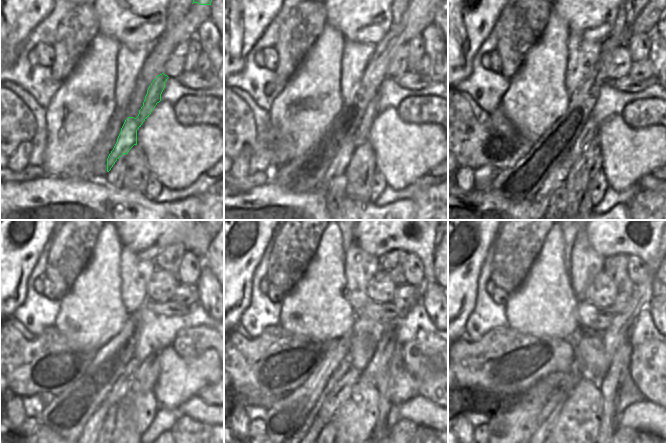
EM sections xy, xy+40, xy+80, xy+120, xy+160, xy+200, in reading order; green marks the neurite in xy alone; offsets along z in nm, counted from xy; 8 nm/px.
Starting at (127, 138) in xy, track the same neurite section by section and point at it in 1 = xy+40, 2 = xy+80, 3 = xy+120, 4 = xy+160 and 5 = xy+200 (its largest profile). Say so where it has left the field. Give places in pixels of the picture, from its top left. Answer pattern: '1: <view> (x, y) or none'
1: xy+40 (338, 166)
2: xy+80 (589, 131)
3: xy+120 (96, 420)
4: xy+160 (332, 402)
5: xy+200 (550, 411)

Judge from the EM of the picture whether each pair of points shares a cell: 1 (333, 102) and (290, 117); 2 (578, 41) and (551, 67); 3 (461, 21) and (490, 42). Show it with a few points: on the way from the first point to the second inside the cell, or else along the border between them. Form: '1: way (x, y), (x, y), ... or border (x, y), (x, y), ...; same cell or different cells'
1: way (322, 102), (311, 102), (301, 112); same cell
2: border (569, 29), (567, 69), (564, 75); different cells
3: border (498, 18), (473, 58); different cells

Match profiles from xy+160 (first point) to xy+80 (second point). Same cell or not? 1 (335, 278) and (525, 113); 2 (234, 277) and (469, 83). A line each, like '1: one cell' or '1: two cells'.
1: one cell
2: two cells

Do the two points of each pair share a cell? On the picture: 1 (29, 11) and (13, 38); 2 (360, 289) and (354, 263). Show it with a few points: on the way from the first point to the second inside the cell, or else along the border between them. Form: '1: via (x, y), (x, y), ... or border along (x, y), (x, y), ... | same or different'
1: via (22, 18), (13, 27), (13, 31) | same
2: via (358, 283), (358, 269) | same

